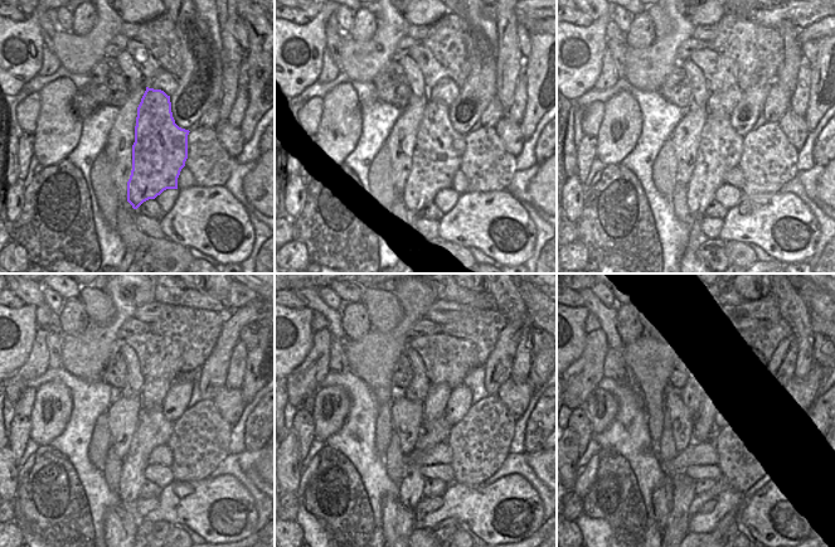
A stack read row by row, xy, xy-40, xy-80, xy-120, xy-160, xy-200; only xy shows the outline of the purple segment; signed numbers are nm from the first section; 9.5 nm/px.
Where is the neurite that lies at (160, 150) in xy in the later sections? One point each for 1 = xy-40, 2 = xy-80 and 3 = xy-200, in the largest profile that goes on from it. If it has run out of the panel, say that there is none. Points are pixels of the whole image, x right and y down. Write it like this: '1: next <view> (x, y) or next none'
1: next xy-40 (438, 151)
2: next xy-80 (721, 148)
3: next xy-200 (679, 527)

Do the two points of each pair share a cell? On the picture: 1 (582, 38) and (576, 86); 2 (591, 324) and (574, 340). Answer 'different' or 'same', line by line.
1: same
2: different

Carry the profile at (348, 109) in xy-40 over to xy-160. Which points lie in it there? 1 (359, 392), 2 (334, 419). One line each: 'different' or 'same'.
1: different
2: same

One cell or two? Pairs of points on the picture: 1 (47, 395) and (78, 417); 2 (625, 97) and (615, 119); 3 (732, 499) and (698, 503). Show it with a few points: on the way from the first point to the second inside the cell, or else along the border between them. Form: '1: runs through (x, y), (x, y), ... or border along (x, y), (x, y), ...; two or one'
1: border along (64, 383), (71, 395), (71, 417), (54, 437); two
2: runs through (624, 102), (620, 114); one
3: border along (728, 488), (715, 498); two

